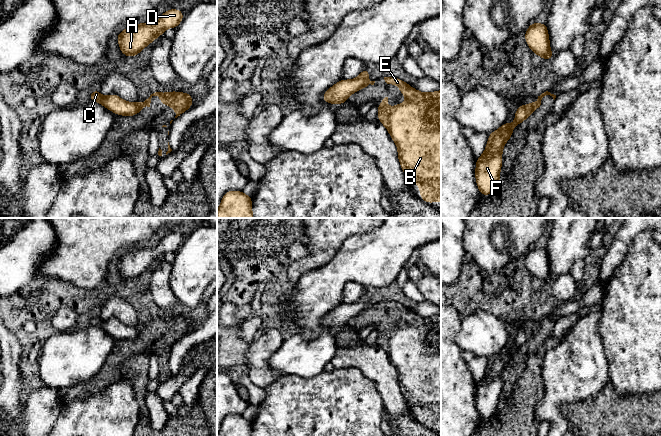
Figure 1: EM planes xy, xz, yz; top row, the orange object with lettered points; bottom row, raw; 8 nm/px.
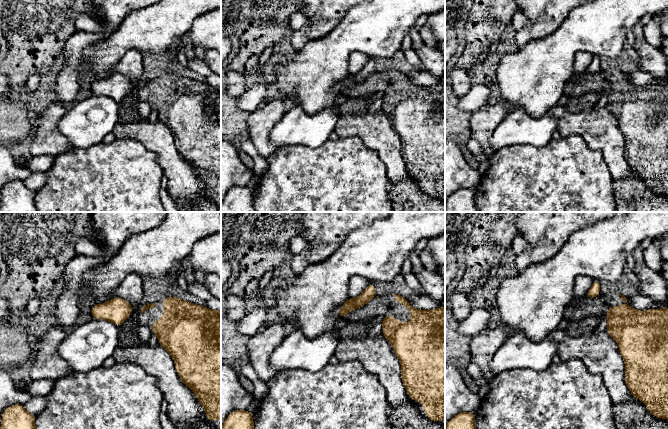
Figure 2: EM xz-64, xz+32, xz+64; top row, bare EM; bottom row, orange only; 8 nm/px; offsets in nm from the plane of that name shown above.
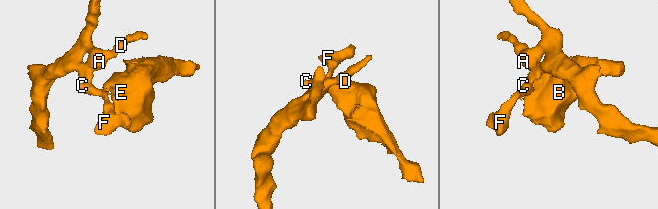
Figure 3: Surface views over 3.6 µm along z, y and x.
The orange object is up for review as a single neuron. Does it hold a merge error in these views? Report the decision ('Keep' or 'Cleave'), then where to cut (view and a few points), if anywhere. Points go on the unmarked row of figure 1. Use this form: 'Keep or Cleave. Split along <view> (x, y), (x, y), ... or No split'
Cleave. Split along yz (533, 327), (531, 336)

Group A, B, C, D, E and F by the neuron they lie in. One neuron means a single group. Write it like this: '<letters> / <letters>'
A C D F / B E

